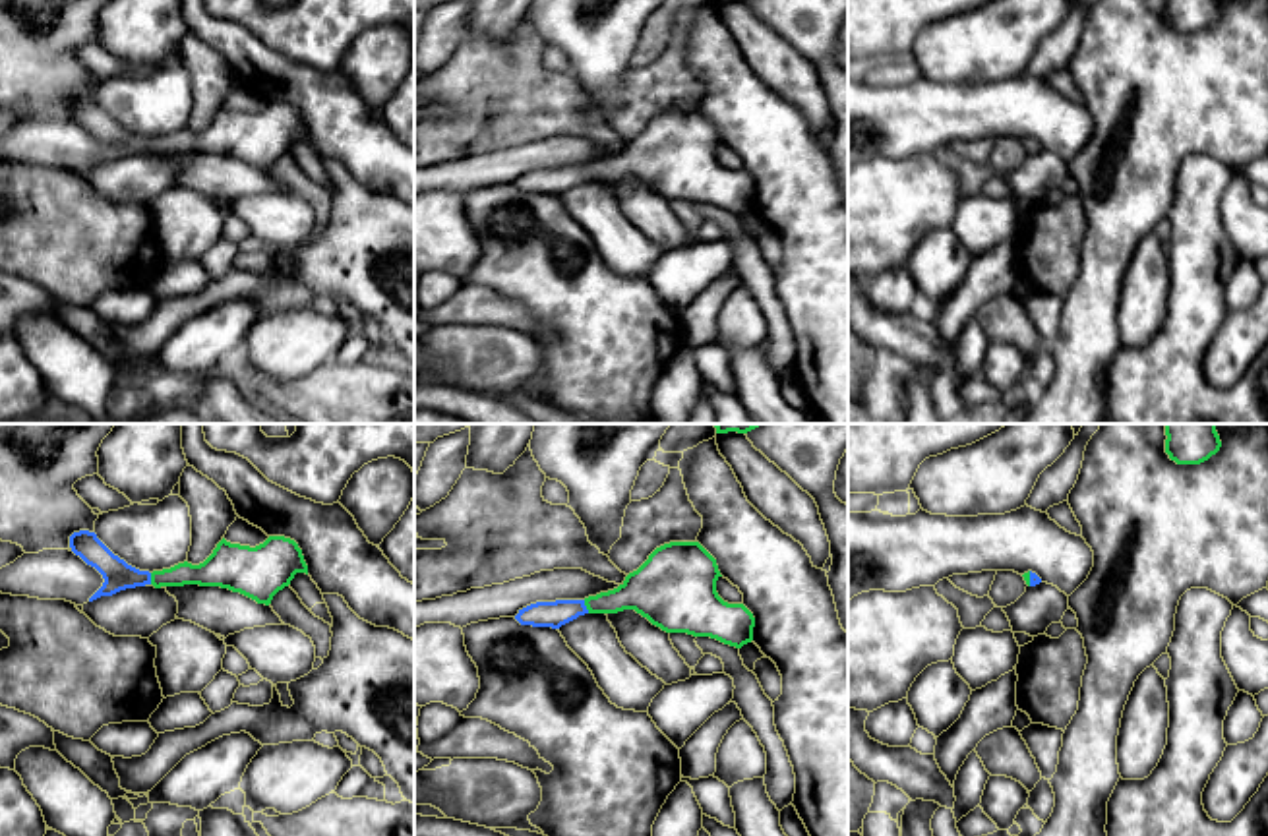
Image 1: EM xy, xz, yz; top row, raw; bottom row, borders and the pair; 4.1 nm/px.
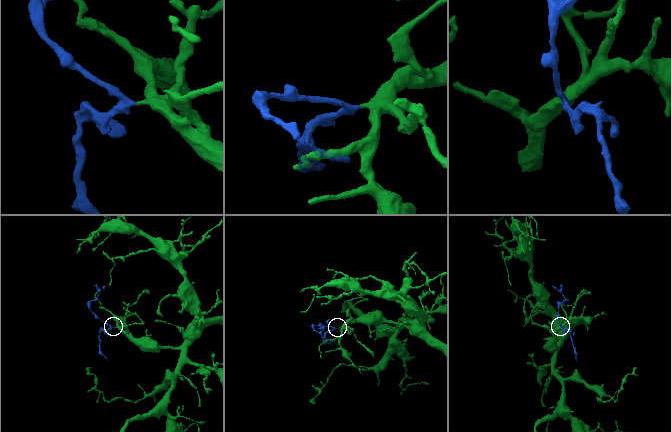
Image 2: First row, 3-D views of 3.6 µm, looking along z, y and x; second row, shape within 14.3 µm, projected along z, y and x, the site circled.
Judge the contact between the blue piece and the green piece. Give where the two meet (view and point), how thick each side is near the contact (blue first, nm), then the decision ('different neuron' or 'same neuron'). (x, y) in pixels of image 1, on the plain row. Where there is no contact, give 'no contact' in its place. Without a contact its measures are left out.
contact xz (585, 173); calibres 110 and 180 nm; same neuron

